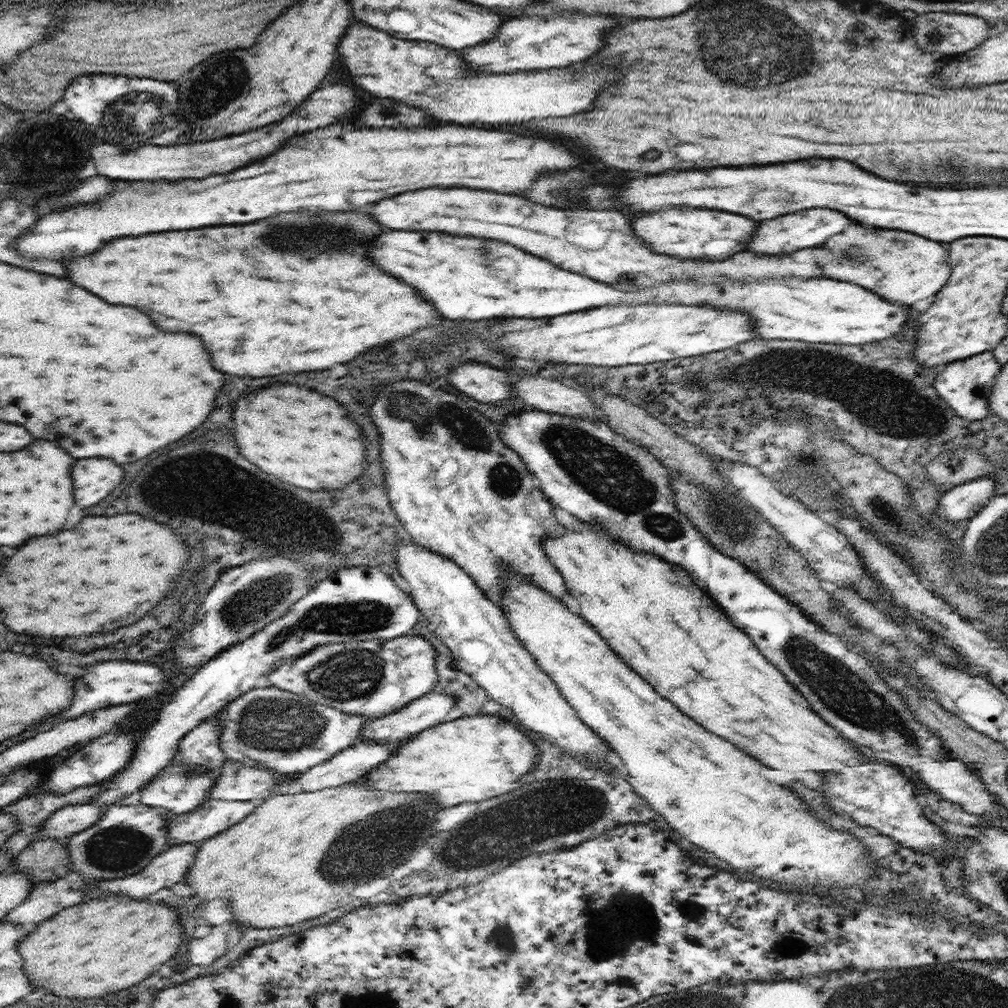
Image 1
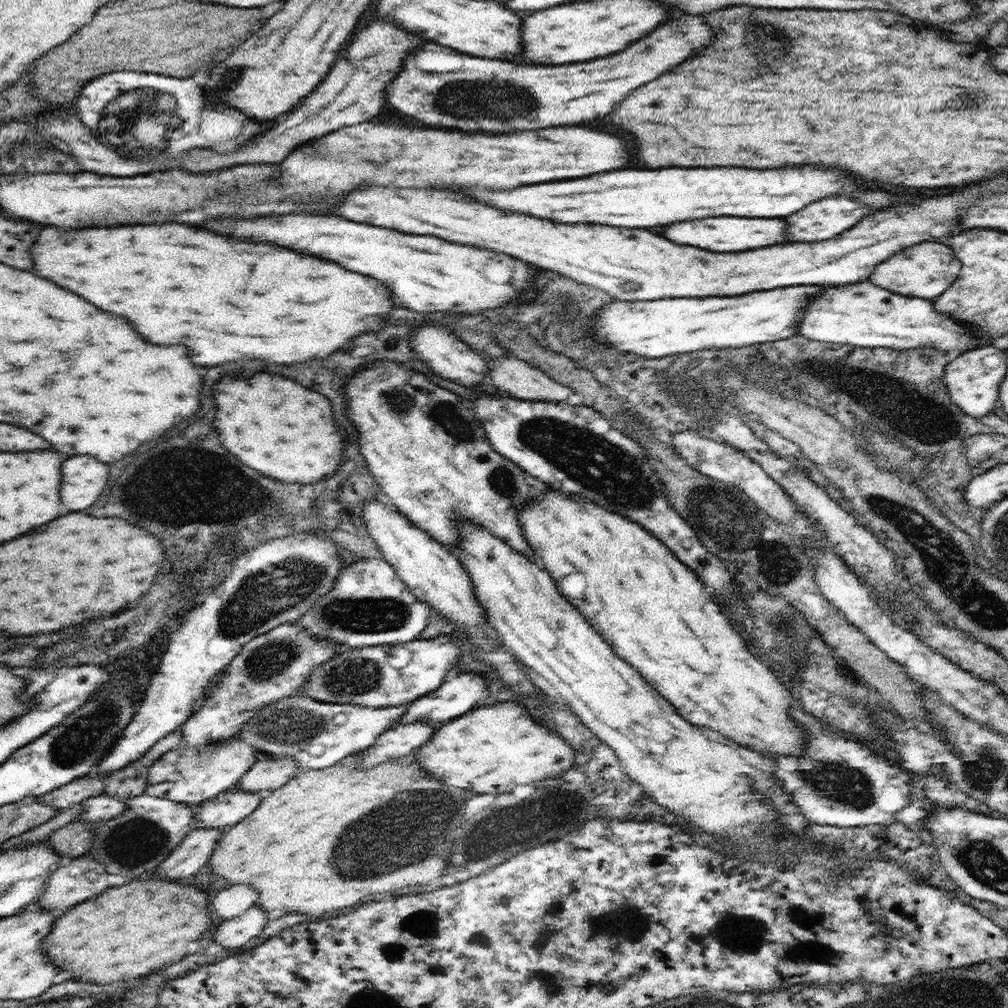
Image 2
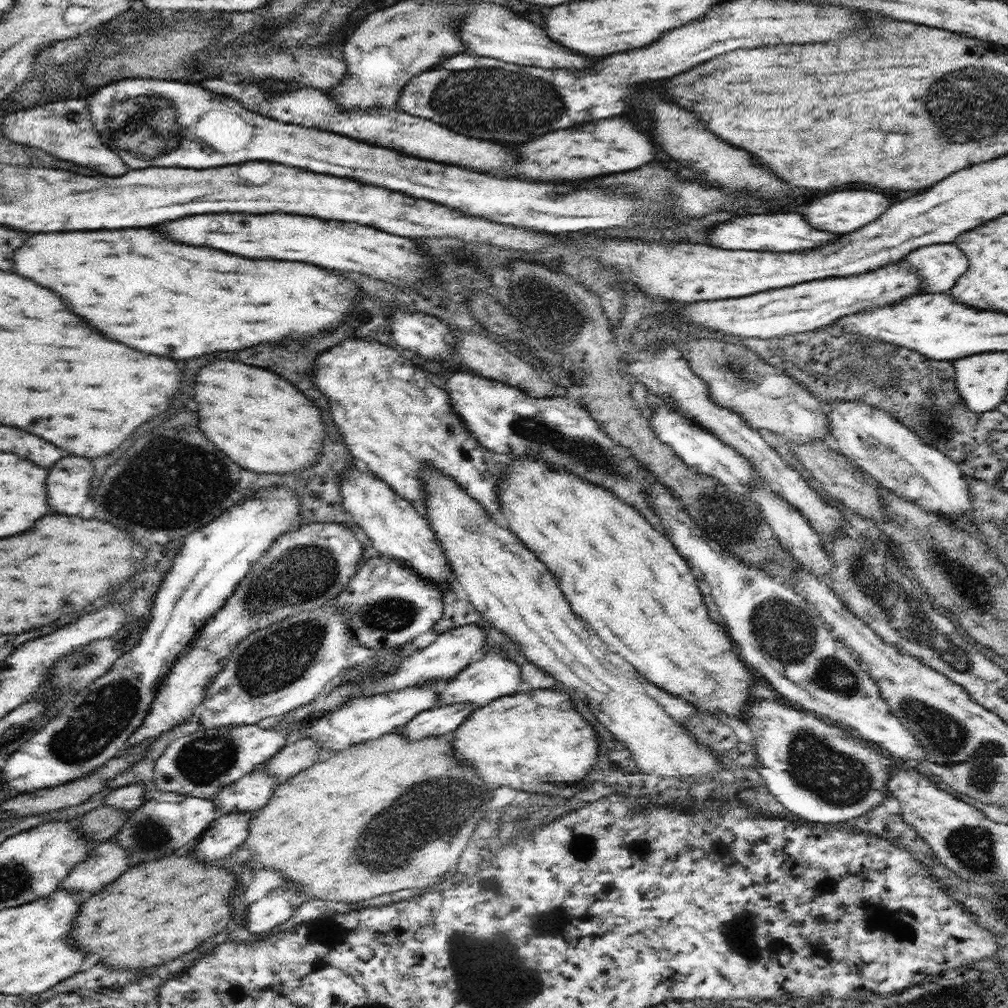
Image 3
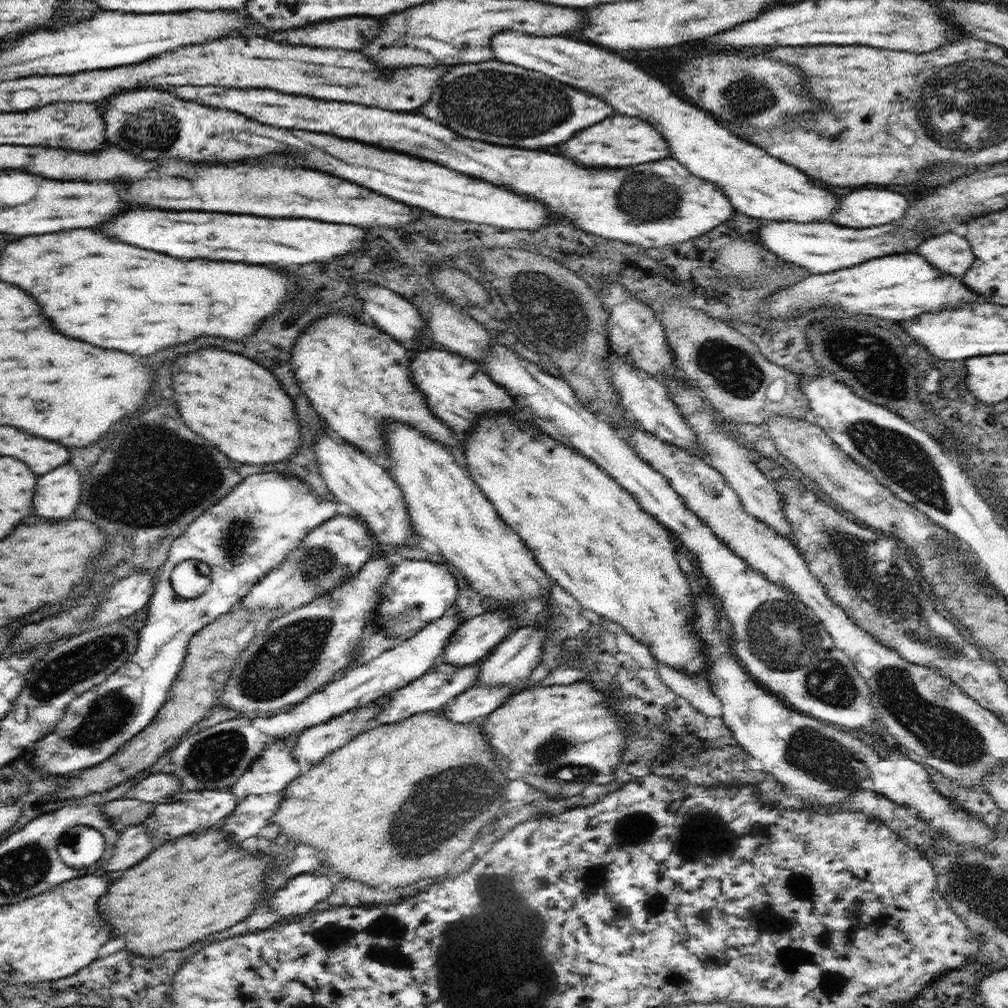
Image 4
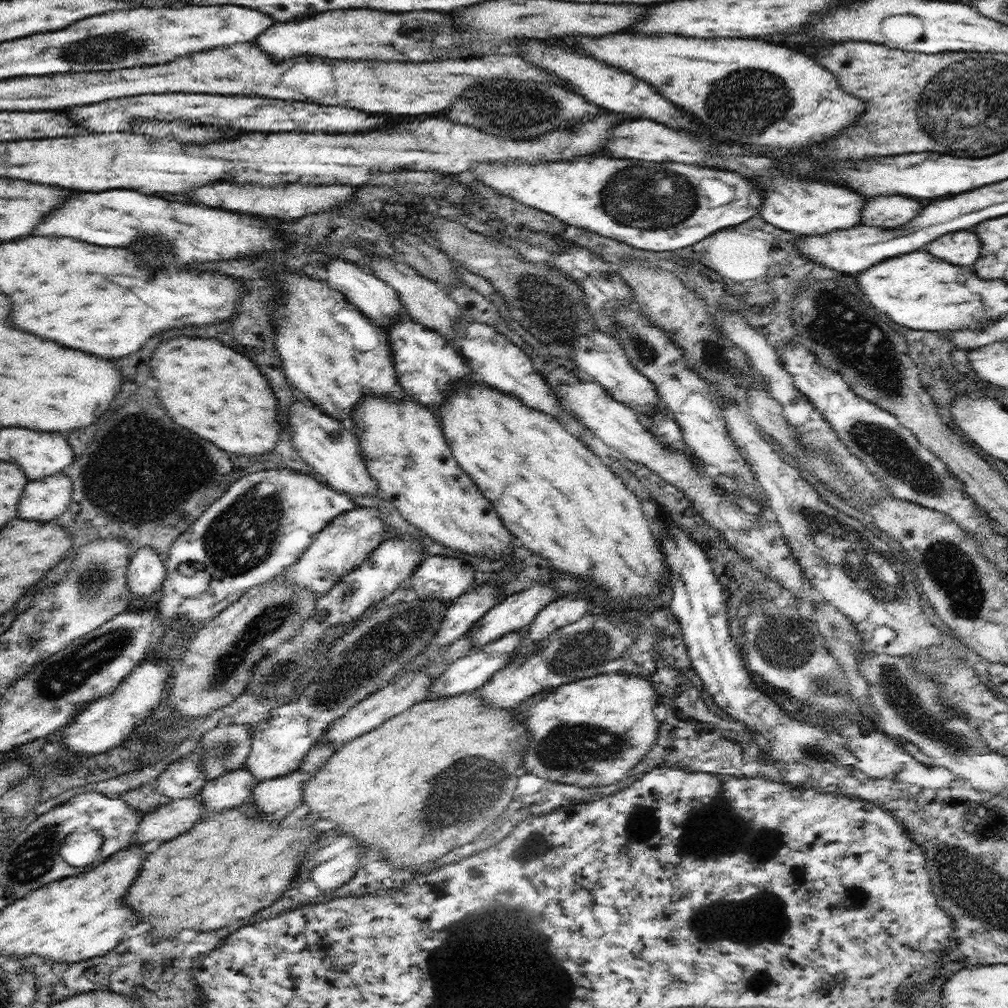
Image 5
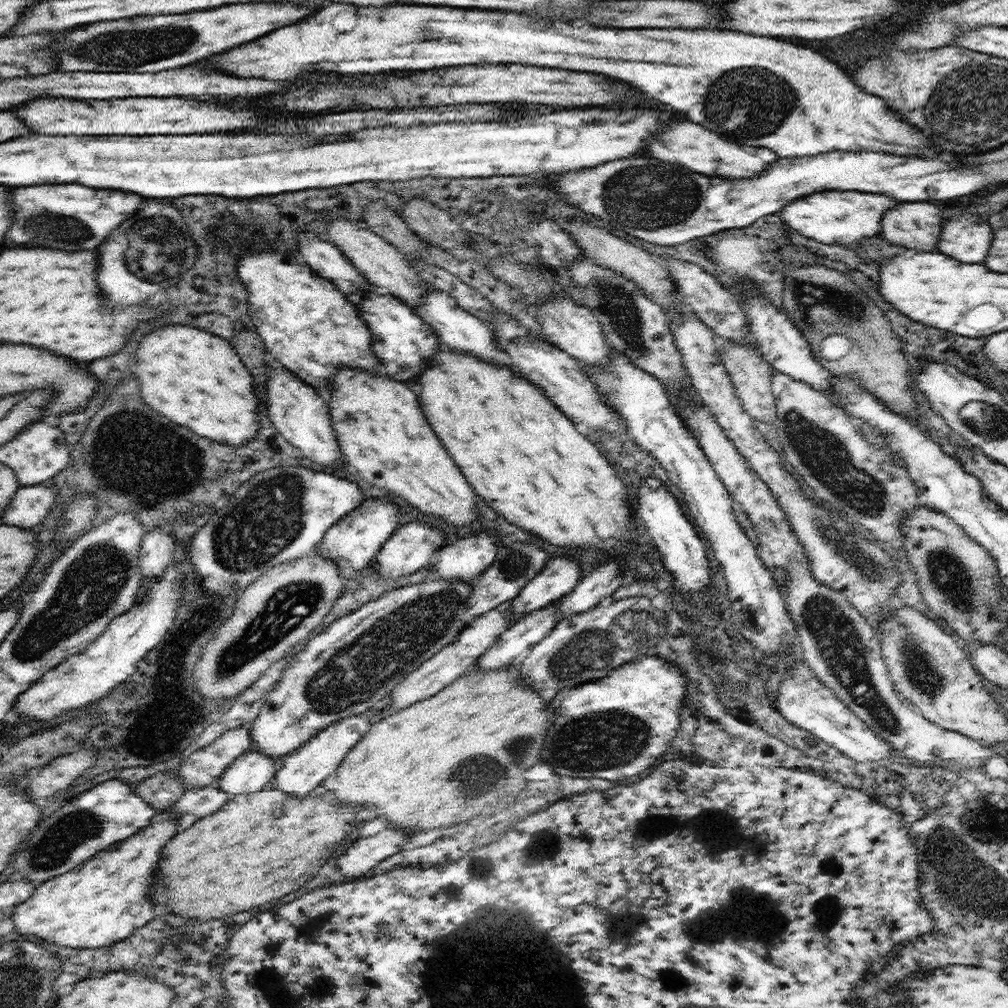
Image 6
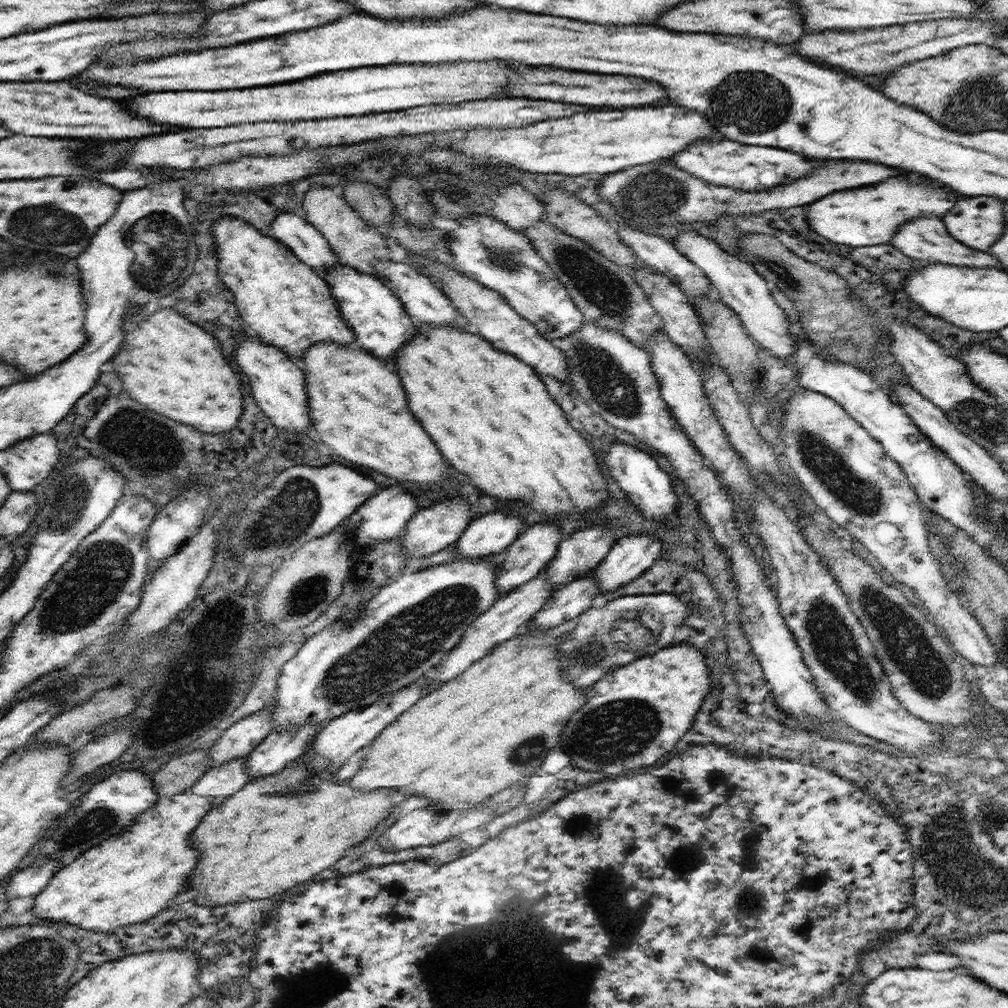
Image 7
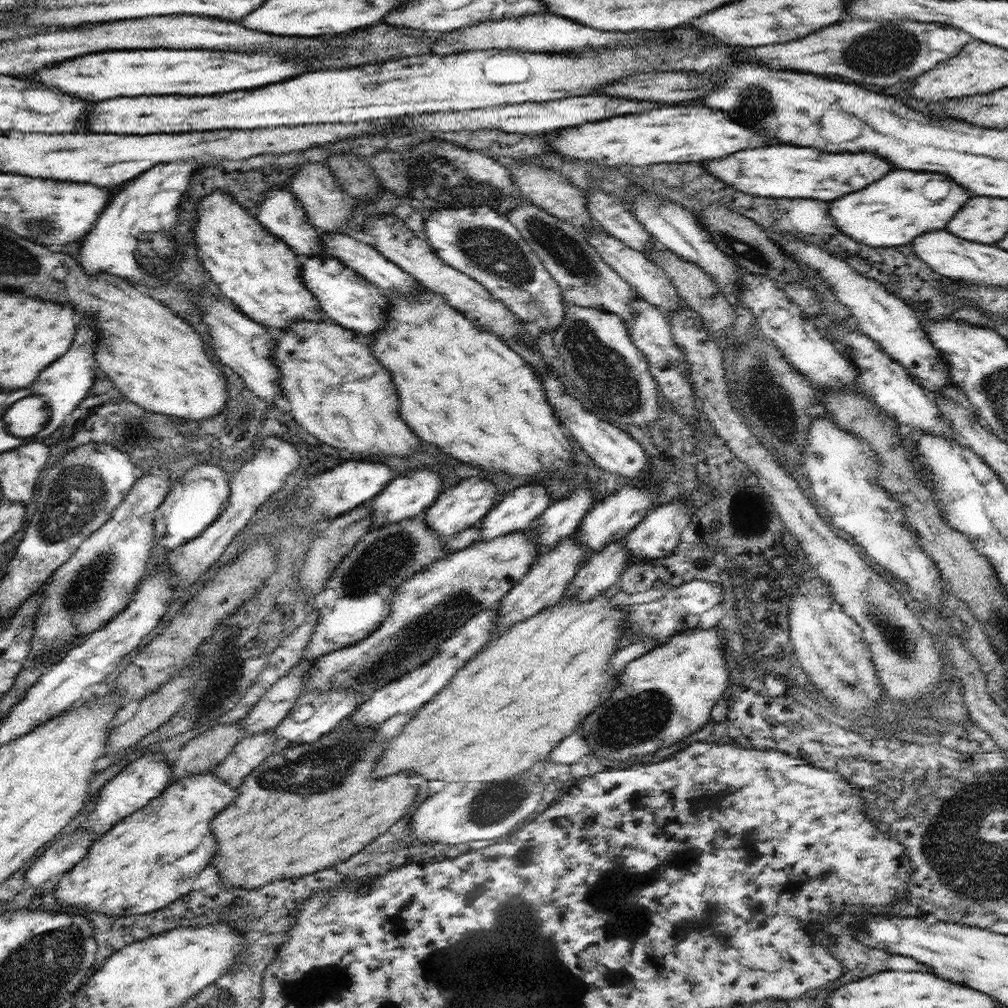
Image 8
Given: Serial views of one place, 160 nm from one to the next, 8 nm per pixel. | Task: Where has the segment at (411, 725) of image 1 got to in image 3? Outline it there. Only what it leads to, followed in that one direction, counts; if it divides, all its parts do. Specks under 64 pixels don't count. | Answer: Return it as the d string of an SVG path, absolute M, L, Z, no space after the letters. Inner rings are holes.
M495 646L488 650L483 658L476 662L468 663L468 666L459 672L453 679L449 679L446 686L437 696L436 706L445 704L473 704L473 708L482 708L485 704L504 695L511 695L517 686L523 682L520 666L501 651L501 646Z

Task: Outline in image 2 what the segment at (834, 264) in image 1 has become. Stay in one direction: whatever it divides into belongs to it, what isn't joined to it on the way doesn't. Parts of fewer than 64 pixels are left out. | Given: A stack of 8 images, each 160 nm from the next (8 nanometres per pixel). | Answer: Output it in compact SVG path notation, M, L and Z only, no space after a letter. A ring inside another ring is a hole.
M924 241L922 244L903 248L889 256L888 260L879 262L869 276L869 281L892 290L902 296L936 300L958 278L960 260L952 254L952 248L940 242Z

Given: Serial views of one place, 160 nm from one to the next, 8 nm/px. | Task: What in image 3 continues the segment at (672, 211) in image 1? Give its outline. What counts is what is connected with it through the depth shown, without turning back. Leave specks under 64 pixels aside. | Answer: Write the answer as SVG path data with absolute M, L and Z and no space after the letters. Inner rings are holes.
M754 214L732 218L726 224L716 224L710 232L710 244L724 250L770 250L770 252L800 252L818 248L822 244L834 242L838 236L830 236L828 232L818 232L808 226L802 214Z

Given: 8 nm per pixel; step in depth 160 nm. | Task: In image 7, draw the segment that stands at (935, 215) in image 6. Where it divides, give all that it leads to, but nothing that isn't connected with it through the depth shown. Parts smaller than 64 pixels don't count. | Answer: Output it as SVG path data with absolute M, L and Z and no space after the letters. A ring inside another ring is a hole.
M920 216L916 220L910 220L902 224L892 238L892 246L896 246L902 254L914 258L914 260L926 260L926 262L942 262L942 264L956 264L956 266L976 266L976 268L1002 268L994 256L984 254L984 252L974 252L954 240L950 234L946 234L946 226L942 218L938 216Z

